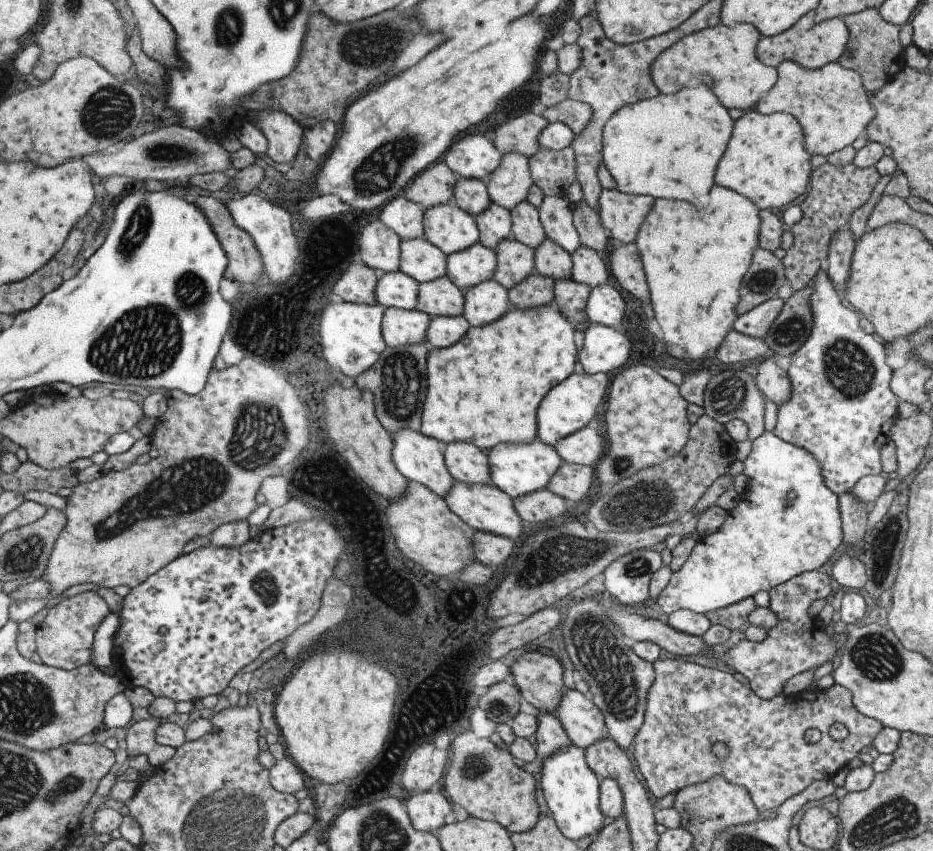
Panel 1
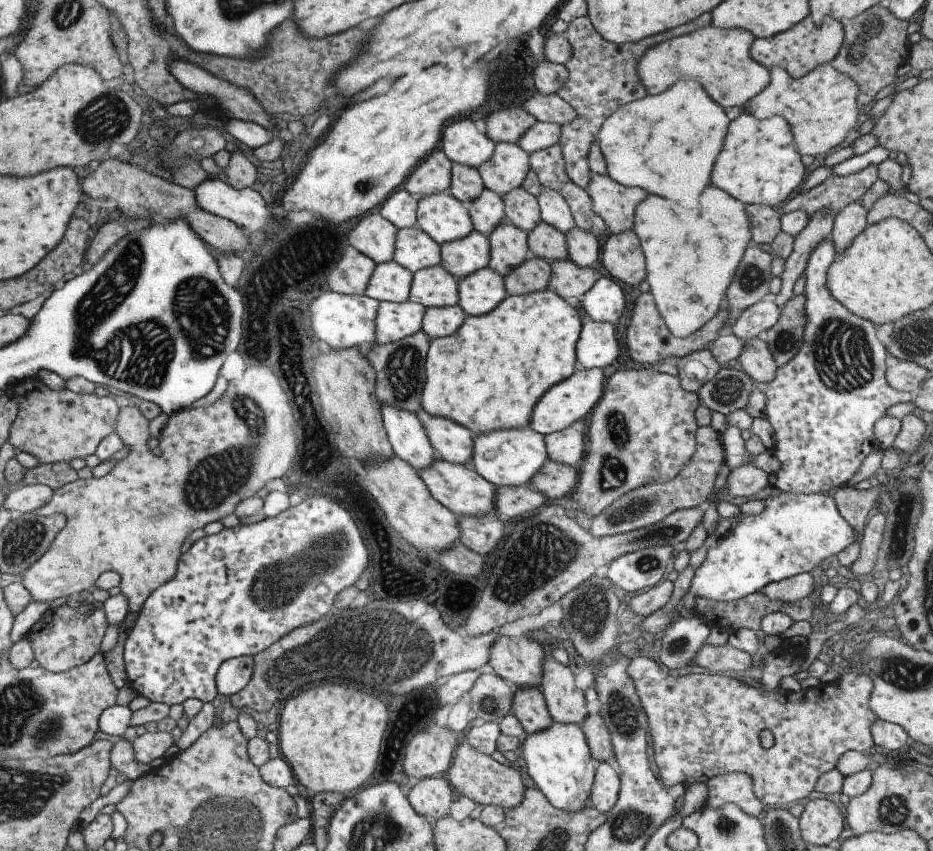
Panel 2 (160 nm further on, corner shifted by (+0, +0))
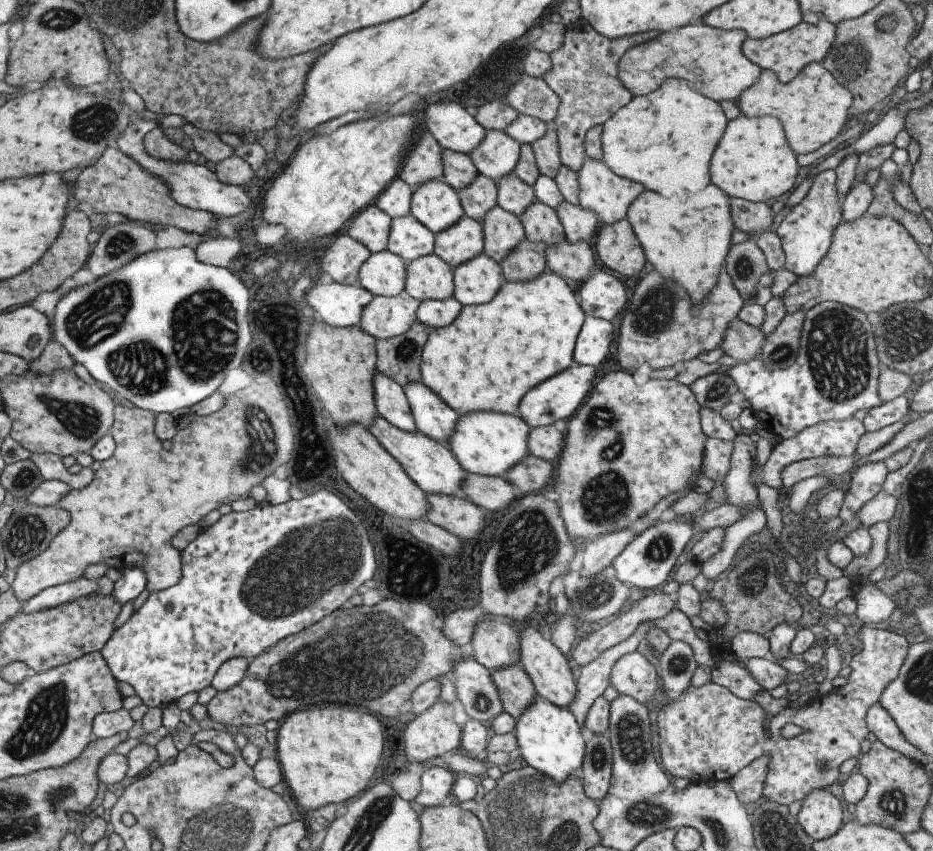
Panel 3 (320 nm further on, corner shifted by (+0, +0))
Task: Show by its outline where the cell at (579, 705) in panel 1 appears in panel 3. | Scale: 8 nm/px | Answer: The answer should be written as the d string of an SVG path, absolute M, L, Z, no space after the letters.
M533 626L523 627L518 634L518 662L525 674L533 683L537 696L569 710L569 704L575 696L575 682L567 660L561 651L550 641L545 632L540 632Z

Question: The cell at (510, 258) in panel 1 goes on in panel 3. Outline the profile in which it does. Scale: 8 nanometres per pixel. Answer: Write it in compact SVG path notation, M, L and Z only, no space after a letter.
M498 205L493 206L483 216L481 224L483 253L497 264L501 262L501 258L513 252L524 238L520 220L515 215L502 210Z

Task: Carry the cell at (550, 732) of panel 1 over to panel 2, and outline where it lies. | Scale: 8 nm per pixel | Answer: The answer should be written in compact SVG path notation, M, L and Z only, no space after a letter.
M534 686L515 688L509 713L517 719L526 734L534 734L552 723L544 698Z

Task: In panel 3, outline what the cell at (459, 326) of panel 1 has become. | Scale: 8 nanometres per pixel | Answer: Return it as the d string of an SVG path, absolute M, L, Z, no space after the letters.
M452 297L439 301L423 300L417 306L415 312L416 321L426 326L428 330L445 328L445 326L449 326L457 318L461 308L462 305Z

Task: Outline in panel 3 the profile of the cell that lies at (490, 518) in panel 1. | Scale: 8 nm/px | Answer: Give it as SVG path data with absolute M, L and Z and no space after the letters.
M378 415L375 416L369 433L379 442L379 445L401 464L401 468L415 486L424 494L443 494L443 496L463 496L461 484L465 478L465 470L459 466L457 458L451 454L444 444L437 440L425 438L418 432L403 432Z

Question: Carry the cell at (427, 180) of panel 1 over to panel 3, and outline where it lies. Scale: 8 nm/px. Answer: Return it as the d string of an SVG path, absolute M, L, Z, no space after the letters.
M423 132L415 146L407 153L398 178L407 184L410 189L423 186L429 180L437 180L442 177L442 148L430 136L430 133Z

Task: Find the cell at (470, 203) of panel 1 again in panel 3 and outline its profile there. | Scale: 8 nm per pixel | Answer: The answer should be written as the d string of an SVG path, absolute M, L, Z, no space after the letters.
M443 149L441 161L441 180L455 191L469 186L478 174L473 162L465 154L457 154Z

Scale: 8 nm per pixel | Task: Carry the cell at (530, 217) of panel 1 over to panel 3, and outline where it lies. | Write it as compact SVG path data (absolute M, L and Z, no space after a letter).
M512 173L497 181L497 205L517 218L536 201L533 188L518 180Z

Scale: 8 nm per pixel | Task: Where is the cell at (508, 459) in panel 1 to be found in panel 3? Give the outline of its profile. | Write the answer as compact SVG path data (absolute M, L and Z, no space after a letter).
M471 412L457 418L445 446L457 458L459 466L465 473L503 478L513 464L529 456L527 450L529 429L530 427L517 415Z

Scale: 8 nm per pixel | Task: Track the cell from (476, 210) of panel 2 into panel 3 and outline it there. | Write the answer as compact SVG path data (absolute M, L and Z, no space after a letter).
M481 174L473 178L469 186L456 191L464 216L481 223L483 216L497 206L497 190L493 181Z

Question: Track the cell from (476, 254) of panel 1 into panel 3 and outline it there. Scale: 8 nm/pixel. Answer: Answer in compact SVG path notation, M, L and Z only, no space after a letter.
M463 215L463 218L459 218L453 226L434 235L433 253L437 258L443 260L450 269L459 266L461 262L469 262L471 258L483 254L482 224Z

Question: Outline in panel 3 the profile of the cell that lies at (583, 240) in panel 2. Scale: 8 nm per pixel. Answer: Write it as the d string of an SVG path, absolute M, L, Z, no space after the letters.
M564 199L557 204L554 212L563 228L564 240L569 244L590 242L590 238L599 228L599 222L596 221L594 214L591 214L591 210L573 206Z

